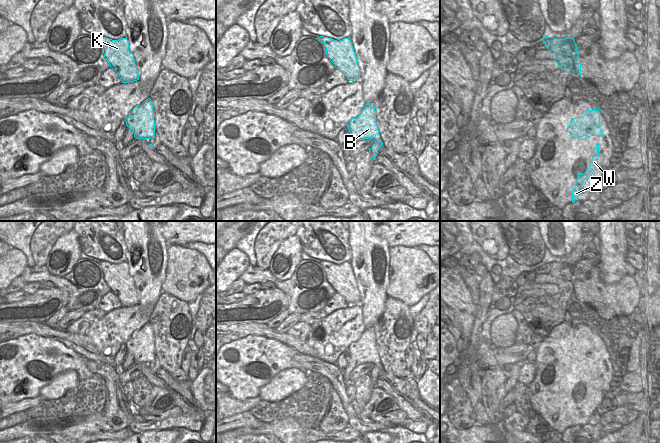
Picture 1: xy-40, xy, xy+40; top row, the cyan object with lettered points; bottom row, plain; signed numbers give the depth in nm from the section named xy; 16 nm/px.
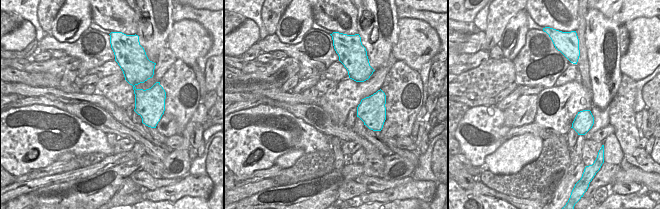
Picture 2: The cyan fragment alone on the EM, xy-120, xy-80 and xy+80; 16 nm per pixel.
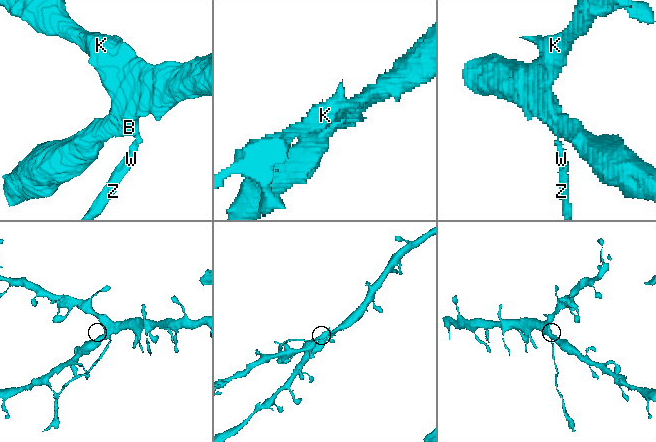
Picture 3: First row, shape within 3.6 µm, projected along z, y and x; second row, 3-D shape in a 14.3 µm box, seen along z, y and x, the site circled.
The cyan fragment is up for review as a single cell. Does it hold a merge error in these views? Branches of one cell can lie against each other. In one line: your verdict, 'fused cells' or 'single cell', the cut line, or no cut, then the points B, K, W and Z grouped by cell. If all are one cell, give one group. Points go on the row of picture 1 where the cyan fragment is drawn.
fused cells; cut xy (379, 138), (374, 140); groups B K / W Z

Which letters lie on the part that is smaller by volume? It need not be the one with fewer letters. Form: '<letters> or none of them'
W, Z

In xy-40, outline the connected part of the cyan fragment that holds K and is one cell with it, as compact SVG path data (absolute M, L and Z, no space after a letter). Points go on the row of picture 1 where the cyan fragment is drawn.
M107 37L99 39L103 54L110 67L115 70L122 83L130 83L139 80L134 55L129 50L127 38L112 40Z

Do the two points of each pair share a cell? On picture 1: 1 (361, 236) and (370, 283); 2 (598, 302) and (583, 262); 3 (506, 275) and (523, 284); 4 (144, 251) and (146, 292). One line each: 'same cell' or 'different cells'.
1: same cell
2: same cell
3: different cells
4: same cell

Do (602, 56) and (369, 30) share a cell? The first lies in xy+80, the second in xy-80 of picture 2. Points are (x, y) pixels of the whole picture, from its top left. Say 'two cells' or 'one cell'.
one cell

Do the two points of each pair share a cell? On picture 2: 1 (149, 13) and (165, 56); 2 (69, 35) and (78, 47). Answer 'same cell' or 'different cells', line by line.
1: different cells
2: different cells

